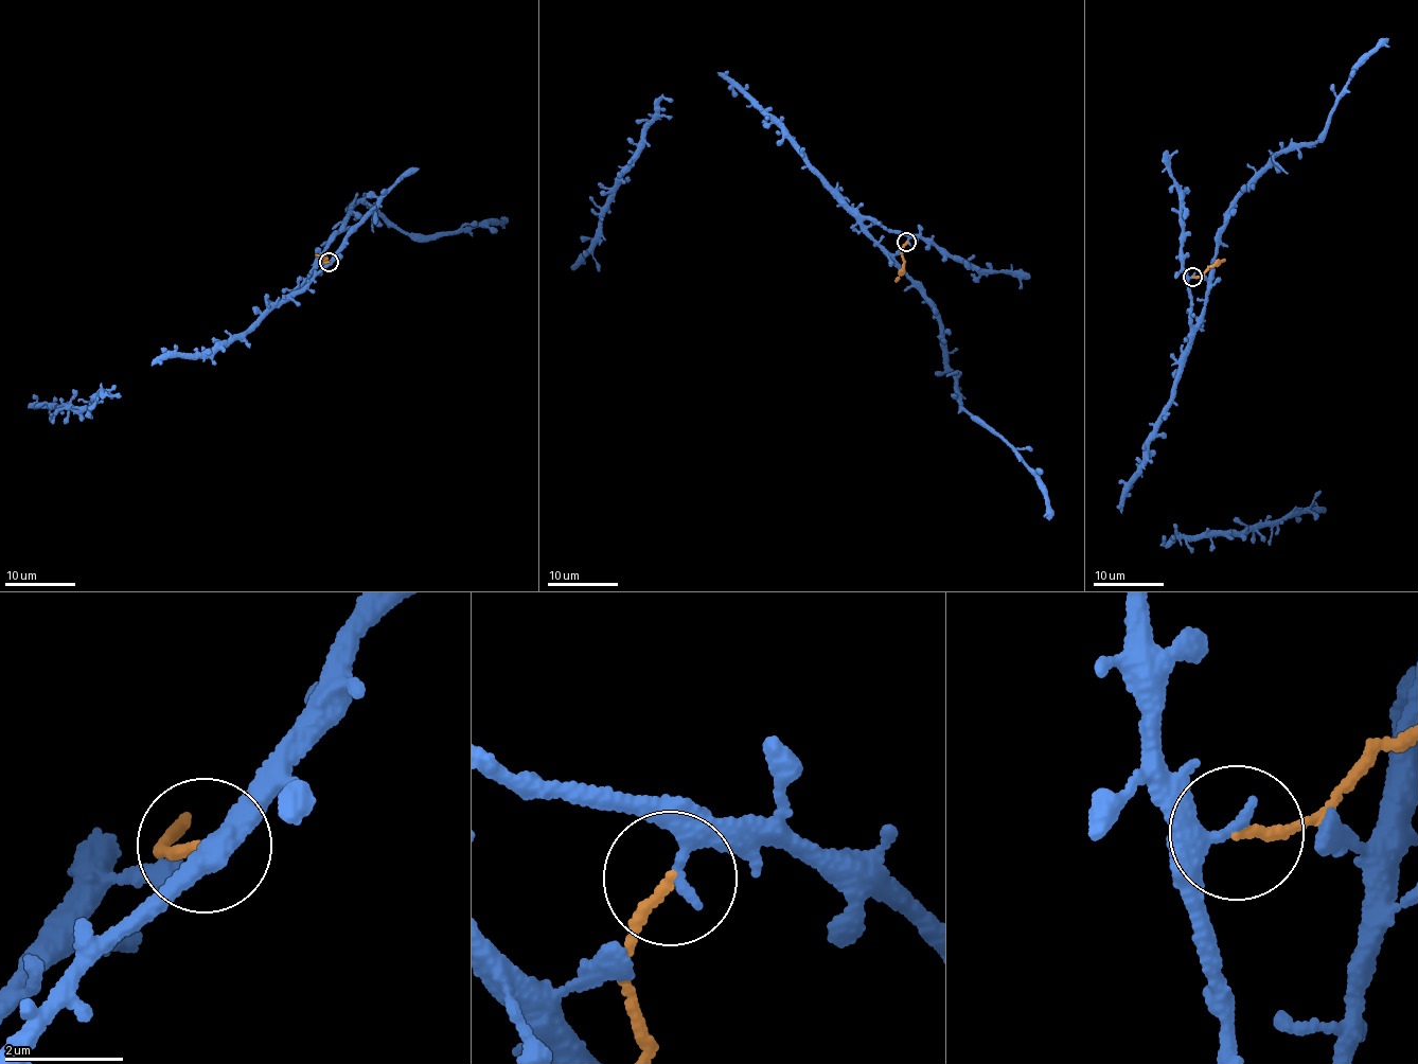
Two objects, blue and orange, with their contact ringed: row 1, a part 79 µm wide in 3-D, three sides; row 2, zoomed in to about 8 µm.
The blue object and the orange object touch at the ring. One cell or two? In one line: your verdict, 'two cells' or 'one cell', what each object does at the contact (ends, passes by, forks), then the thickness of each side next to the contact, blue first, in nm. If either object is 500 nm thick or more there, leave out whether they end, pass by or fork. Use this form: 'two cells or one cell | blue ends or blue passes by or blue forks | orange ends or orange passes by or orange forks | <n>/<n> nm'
two cells | blue passes by | orange ends | 240/160 nm

